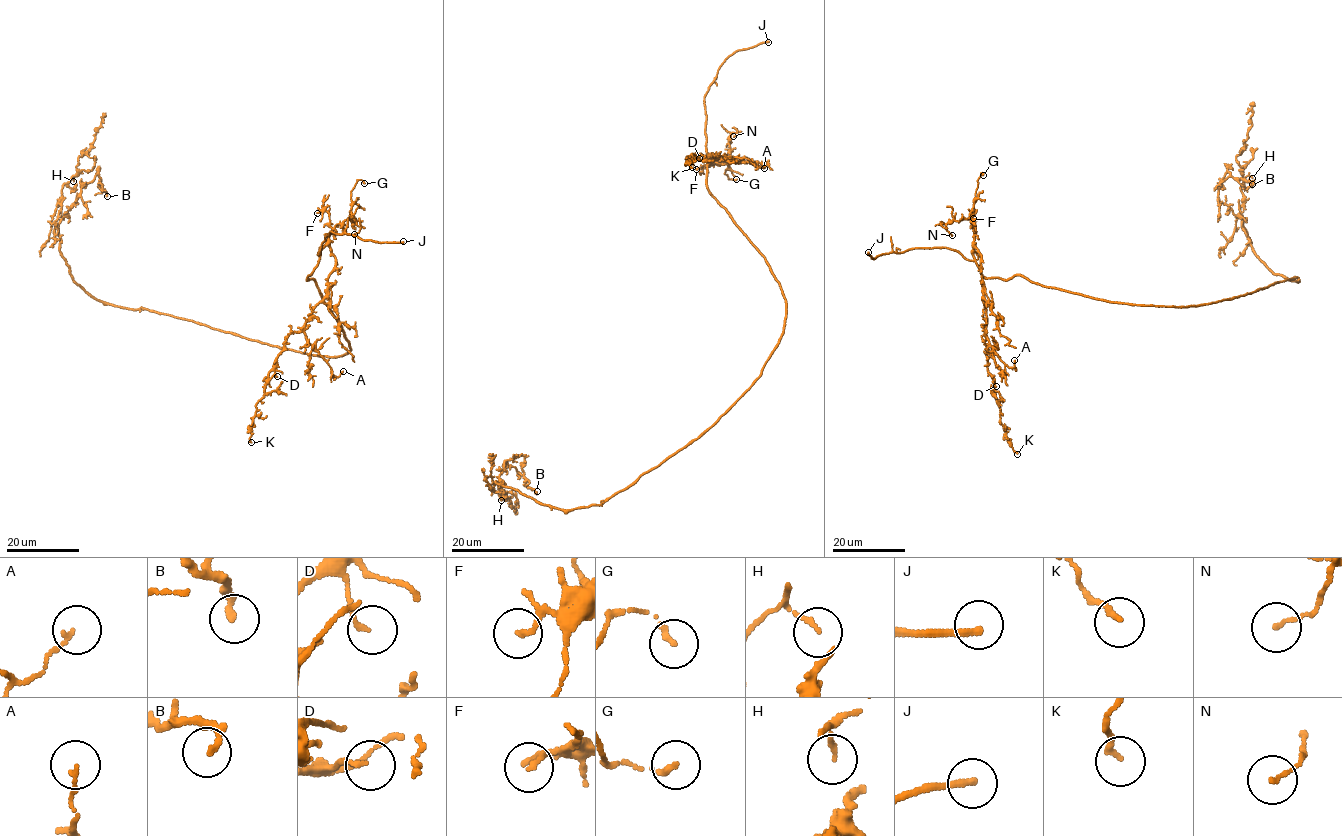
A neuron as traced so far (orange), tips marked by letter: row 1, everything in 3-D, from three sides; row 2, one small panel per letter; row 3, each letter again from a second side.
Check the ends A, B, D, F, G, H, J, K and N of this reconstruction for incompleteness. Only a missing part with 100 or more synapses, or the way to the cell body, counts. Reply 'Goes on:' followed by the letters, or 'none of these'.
Goes on: J

